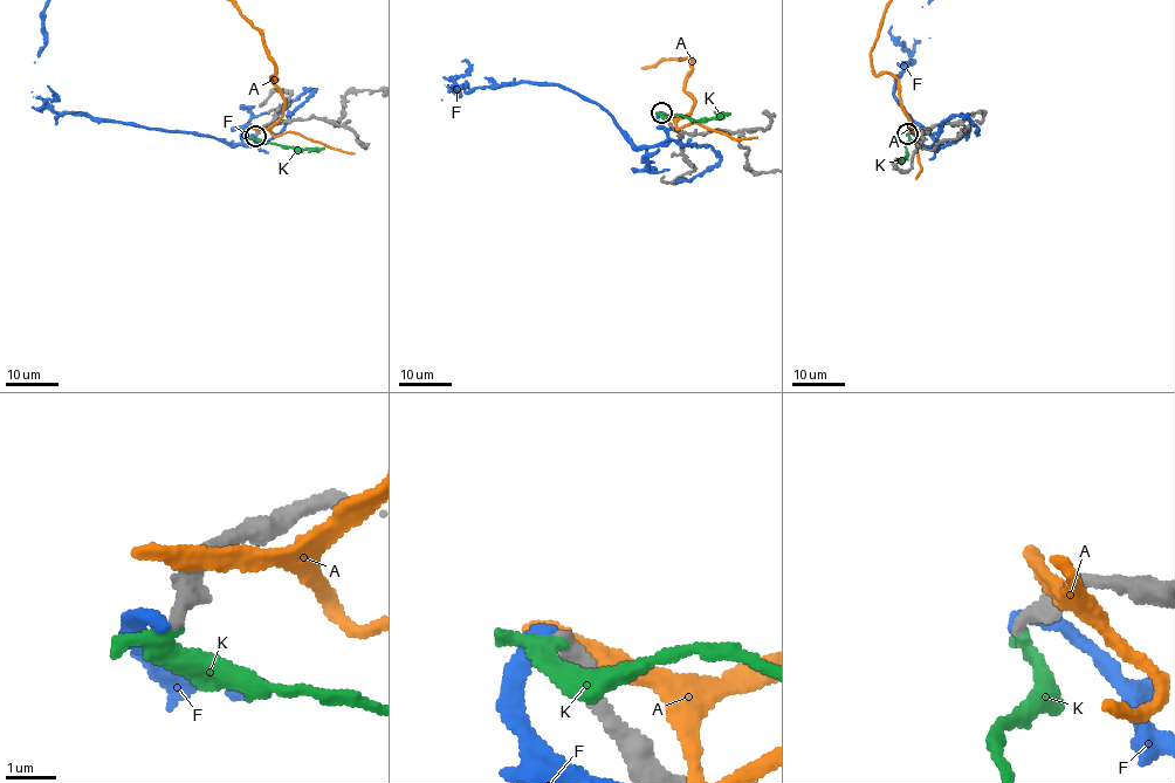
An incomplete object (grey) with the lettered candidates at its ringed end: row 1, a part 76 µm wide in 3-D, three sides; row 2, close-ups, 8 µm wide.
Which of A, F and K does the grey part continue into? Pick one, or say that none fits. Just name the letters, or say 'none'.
K

